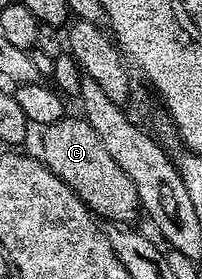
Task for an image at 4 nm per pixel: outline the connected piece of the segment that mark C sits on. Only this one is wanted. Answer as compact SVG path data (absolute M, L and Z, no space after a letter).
M65 117L43 128L40 134L39 158L56 178L71 189L88 206L93 215L114 225L130 225L140 215L140 197L127 173L102 145L98 133L83 117Z

